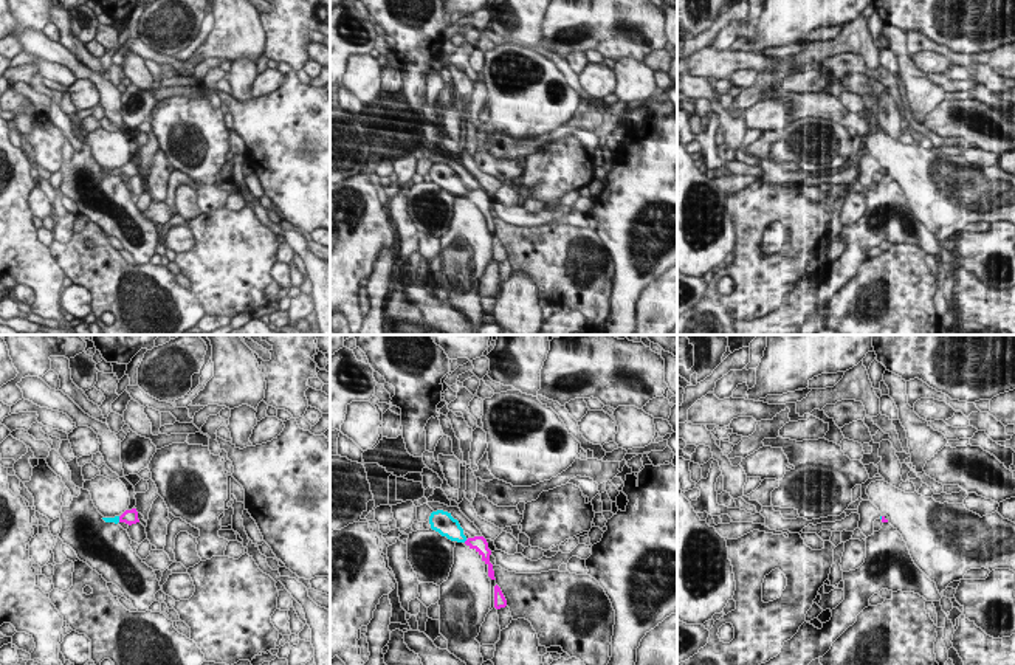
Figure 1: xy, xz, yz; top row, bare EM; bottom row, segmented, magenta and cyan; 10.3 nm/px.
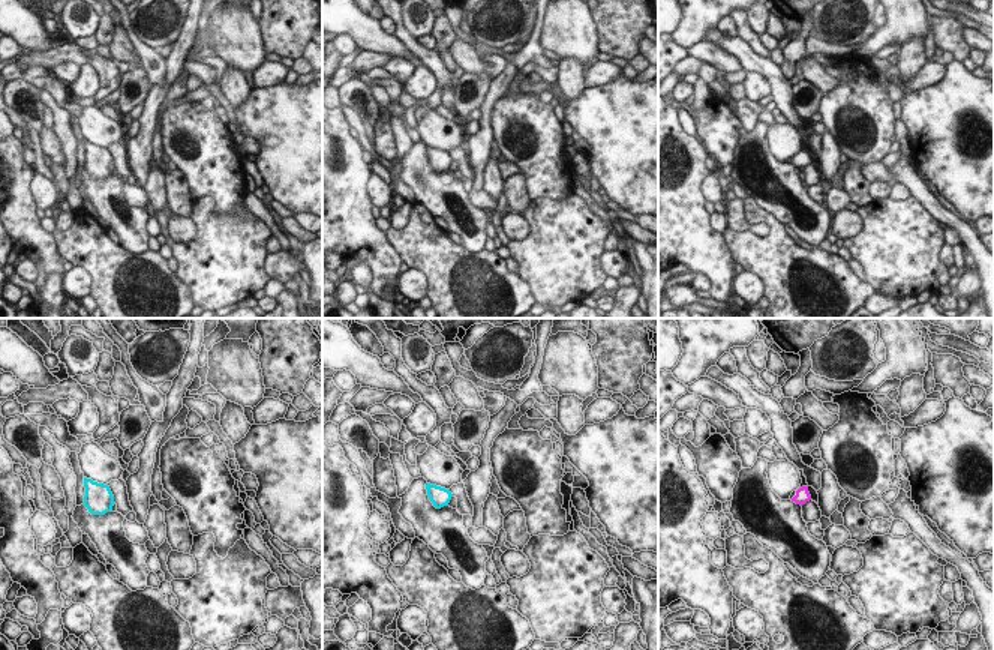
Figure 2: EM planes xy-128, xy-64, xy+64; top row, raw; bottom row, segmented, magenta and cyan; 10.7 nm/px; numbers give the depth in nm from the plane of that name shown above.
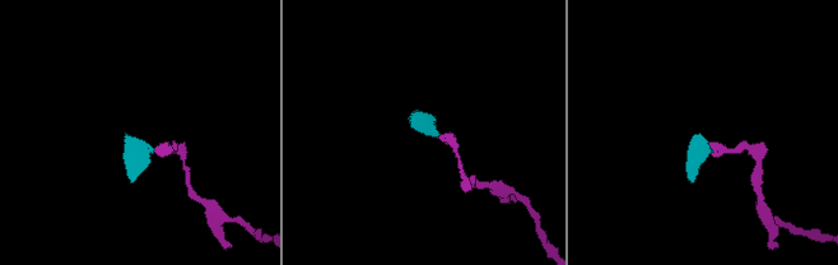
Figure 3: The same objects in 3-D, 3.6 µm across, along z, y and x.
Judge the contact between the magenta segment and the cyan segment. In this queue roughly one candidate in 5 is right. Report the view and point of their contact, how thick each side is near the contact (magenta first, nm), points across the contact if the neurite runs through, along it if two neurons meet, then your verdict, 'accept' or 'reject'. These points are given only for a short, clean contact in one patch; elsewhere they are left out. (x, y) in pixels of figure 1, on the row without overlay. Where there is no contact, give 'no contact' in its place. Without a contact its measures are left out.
meets magenta in xy at (120, 172); 160 nm thick on the magenta side, 70 nm on the other; runs through xy (129, 169), (120, 172), (115, 172); accept

